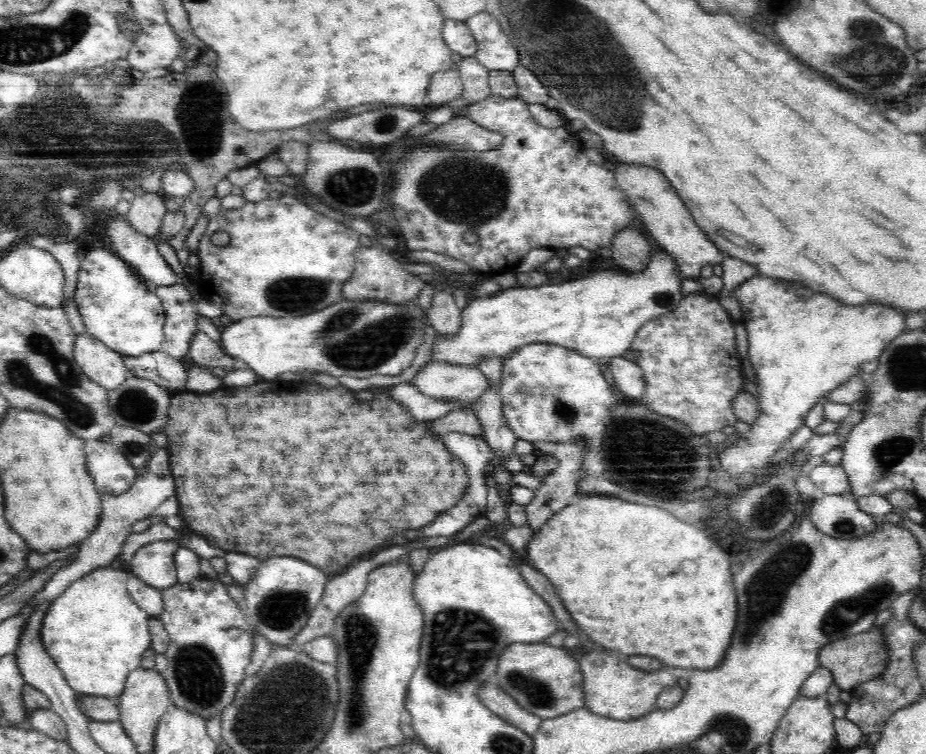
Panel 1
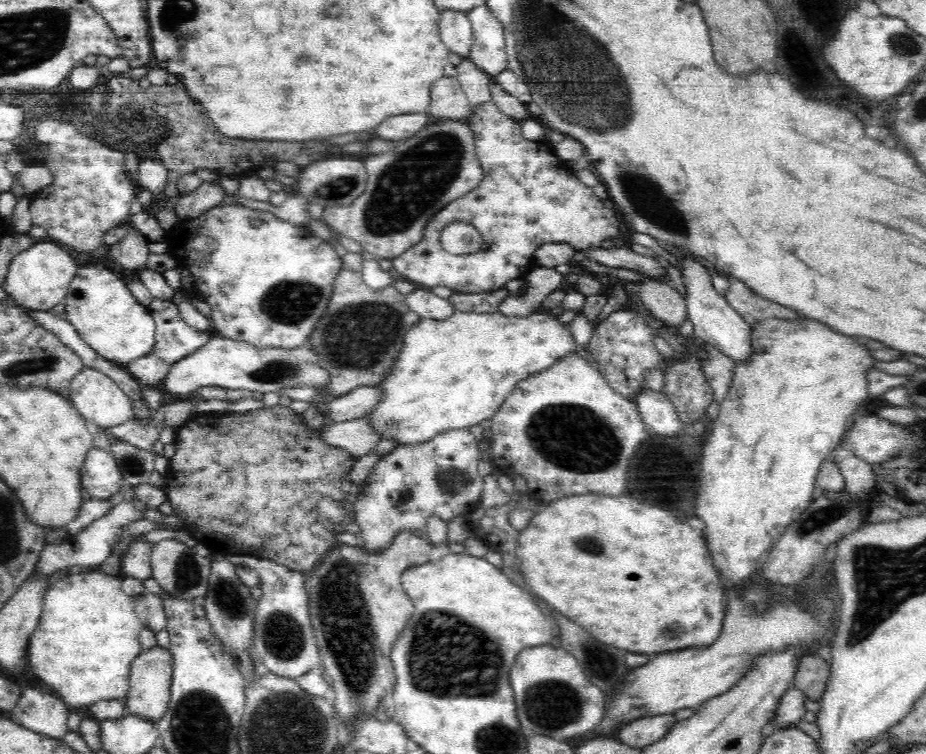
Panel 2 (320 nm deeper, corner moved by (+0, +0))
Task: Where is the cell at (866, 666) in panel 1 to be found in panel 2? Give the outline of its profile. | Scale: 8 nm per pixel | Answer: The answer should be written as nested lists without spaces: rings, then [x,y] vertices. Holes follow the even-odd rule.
[[[806,654],[798,663],[793,687],[802,691],[811,701],[820,701],[829,685],[830,667],[821,657]]]

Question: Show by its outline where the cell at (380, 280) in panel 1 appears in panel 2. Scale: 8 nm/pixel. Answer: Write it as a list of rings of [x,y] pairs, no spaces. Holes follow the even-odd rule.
[[[344,268],[335,278],[328,310],[307,339],[313,346],[321,367],[329,371],[329,381],[320,386],[327,396],[342,396],[360,386],[381,383],[394,366],[400,354],[406,334],[421,316],[410,310],[405,295],[388,285],[371,289],[364,283],[362,272]]]

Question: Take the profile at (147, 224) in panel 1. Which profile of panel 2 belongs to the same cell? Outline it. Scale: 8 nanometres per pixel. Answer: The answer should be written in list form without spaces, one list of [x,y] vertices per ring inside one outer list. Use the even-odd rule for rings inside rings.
[[[131,230],[120,242],[108,247],[109,256],[123,269],[139,271],[147,266],[149,240],[138,230]]]

